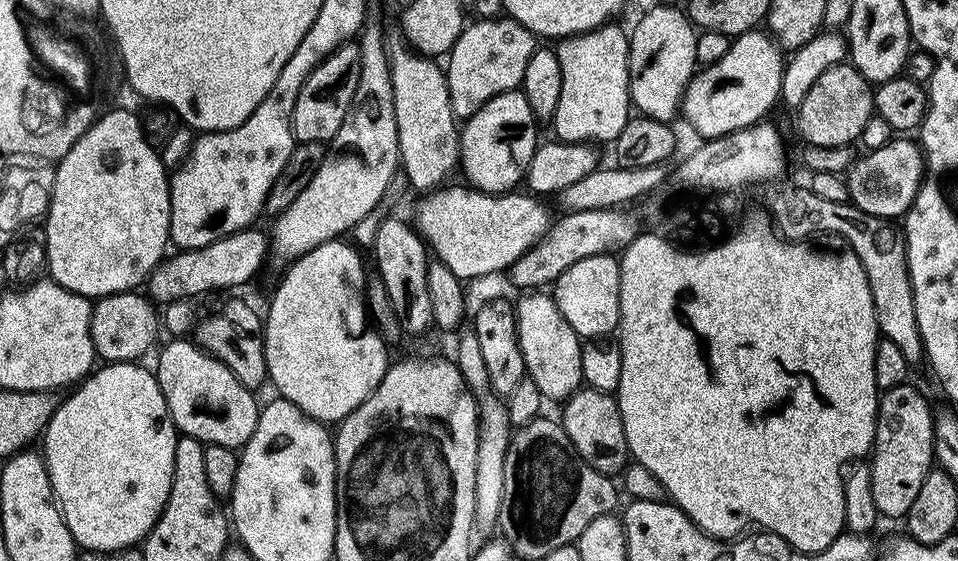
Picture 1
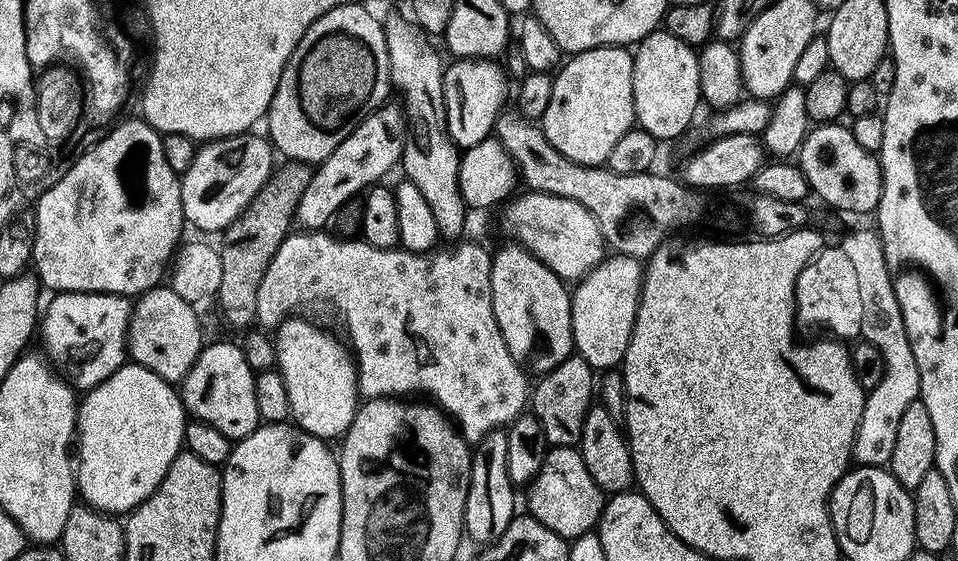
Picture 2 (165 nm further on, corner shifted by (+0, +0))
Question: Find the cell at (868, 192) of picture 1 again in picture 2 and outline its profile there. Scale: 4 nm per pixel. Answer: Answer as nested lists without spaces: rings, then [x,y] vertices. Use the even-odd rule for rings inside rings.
[[[820,122],[809,131],[798,153],[798,166],[808,179],[809,189],[820,200],[825,200],[840,212],[875,213],[882,198],[882,170],[873,153],[862,150],[854,142],[851,127],[840,122]]]

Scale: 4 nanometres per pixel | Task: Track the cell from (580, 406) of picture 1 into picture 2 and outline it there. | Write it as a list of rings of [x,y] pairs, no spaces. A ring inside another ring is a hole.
[[[575,354],[537,379],[530,394],[530,408],[538,418],[544,439],[549,445],[571,447],[579,443],[583,421],[593,403],[595,390],[594,370],[581,356]]]

